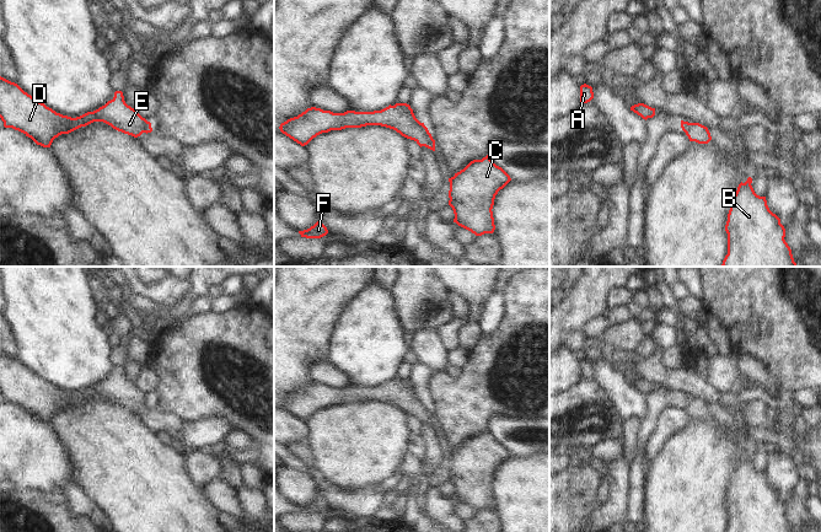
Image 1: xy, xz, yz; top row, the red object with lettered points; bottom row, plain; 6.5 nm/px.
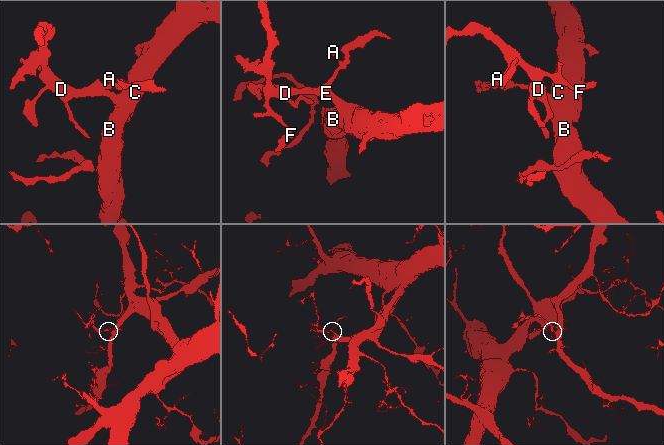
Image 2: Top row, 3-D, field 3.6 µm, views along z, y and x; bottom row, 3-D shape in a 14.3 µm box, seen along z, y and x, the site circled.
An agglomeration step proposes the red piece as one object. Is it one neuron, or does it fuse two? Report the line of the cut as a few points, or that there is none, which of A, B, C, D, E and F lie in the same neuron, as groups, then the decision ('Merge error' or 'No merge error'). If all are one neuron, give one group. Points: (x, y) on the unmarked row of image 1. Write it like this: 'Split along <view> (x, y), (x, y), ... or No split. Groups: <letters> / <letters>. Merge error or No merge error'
No split. Groups: A B C D E F. No merge error

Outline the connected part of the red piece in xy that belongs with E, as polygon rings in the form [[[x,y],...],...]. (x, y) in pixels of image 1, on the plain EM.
[[[0,351],[0,393],[5,403],[12,403],[31,413],[37,420],[50,423],[53,415],[93,397],[103,397],[134,413],[151,408],[151,398],[124,376],[122,366],[93,387],[71,393],[57,388],[25,367],[17,359]]]

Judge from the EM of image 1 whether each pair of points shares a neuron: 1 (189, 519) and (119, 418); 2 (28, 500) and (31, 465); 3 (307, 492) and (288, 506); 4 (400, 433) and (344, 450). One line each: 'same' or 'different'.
1: same
2: different
3: different
4: same

